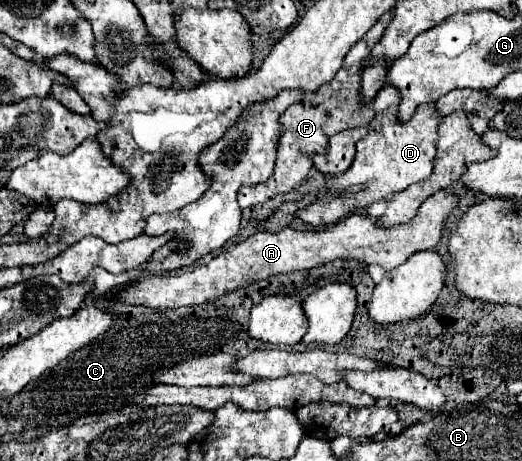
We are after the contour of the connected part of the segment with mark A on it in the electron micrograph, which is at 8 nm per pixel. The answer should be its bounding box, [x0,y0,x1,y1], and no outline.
[117,190,457,308]

